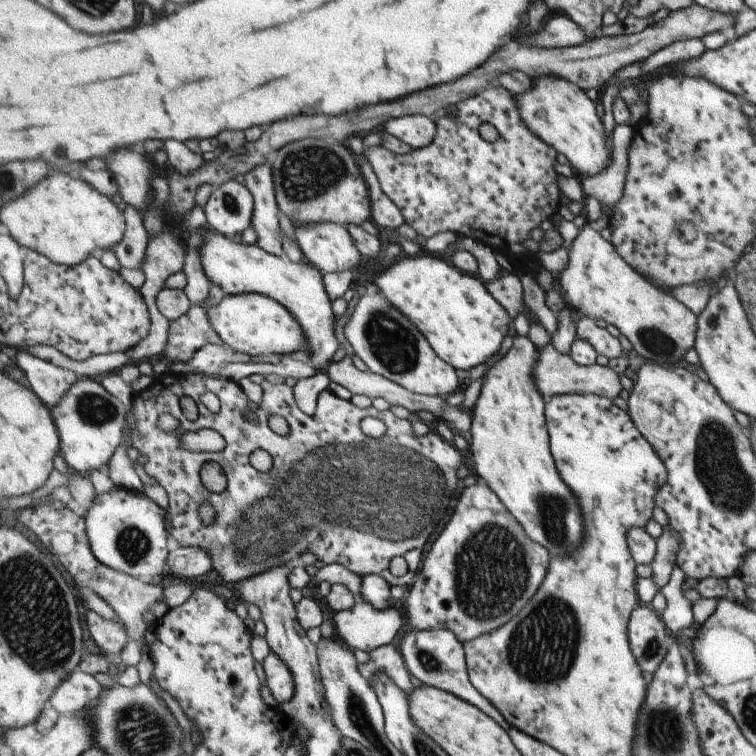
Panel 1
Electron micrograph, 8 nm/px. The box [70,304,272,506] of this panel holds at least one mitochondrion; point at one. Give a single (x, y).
(90, 408)

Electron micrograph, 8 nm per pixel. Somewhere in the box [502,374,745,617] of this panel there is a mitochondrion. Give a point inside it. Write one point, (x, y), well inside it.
(556, 513)

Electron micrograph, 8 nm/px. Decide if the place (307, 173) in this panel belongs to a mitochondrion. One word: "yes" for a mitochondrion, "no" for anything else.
yes

